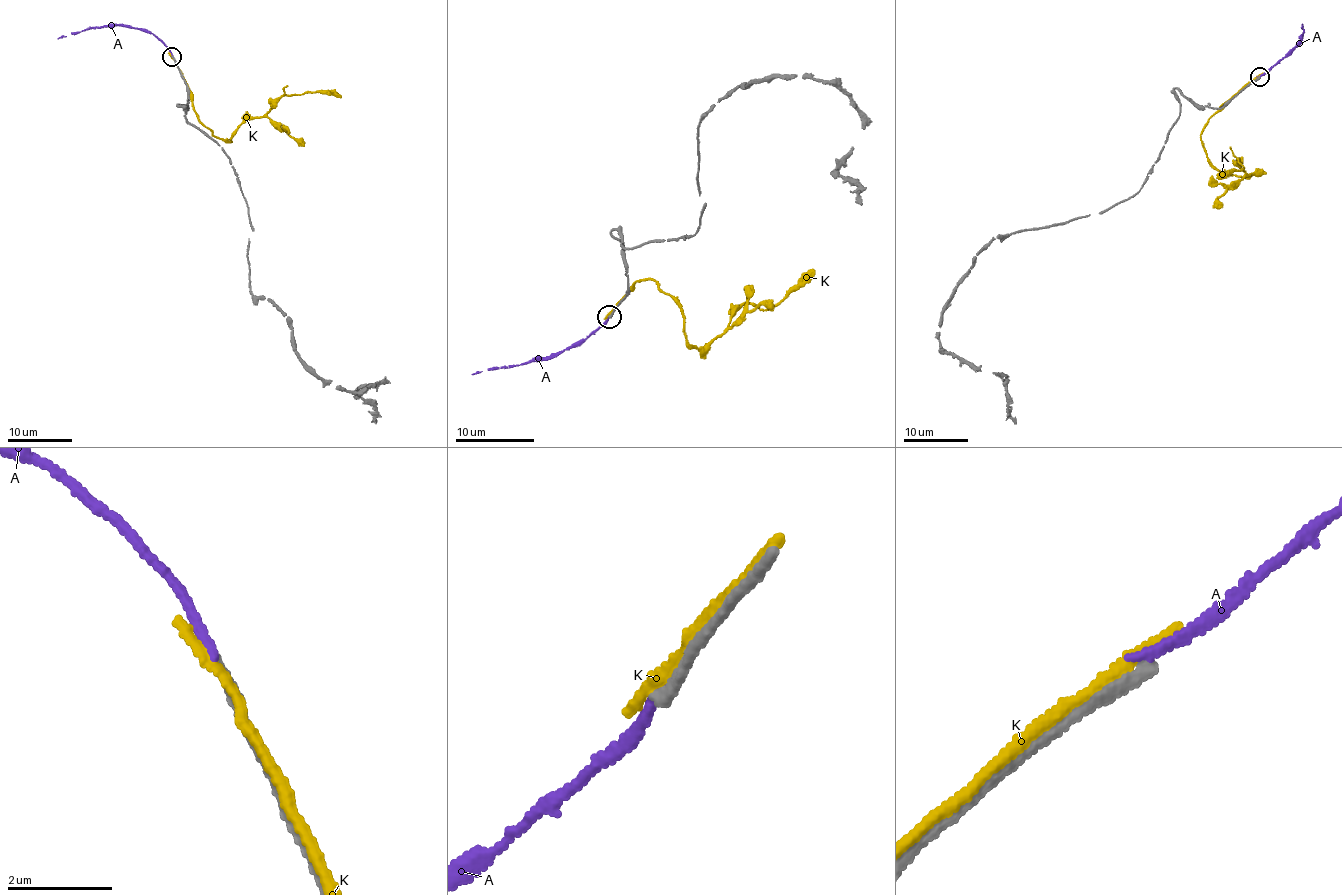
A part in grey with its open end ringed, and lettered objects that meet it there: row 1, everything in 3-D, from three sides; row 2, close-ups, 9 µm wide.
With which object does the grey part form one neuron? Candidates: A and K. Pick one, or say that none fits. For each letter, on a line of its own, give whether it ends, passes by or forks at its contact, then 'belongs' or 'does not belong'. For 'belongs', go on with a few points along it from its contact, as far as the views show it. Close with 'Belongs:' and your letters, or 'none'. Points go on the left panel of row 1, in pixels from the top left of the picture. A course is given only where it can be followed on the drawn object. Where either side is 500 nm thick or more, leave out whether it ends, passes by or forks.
A: it ends there; does not belong
K: it passes by; does not belong
Belongs: none

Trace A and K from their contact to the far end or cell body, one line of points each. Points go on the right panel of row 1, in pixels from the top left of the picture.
A: (1260, 77), (1269, 72), (1300, 41), (1302, 25)
K: (1247, 85), (1200, 135), (1214, 166), (1255, 175), (1238, 159), (1242, 171), (1217, 177)

